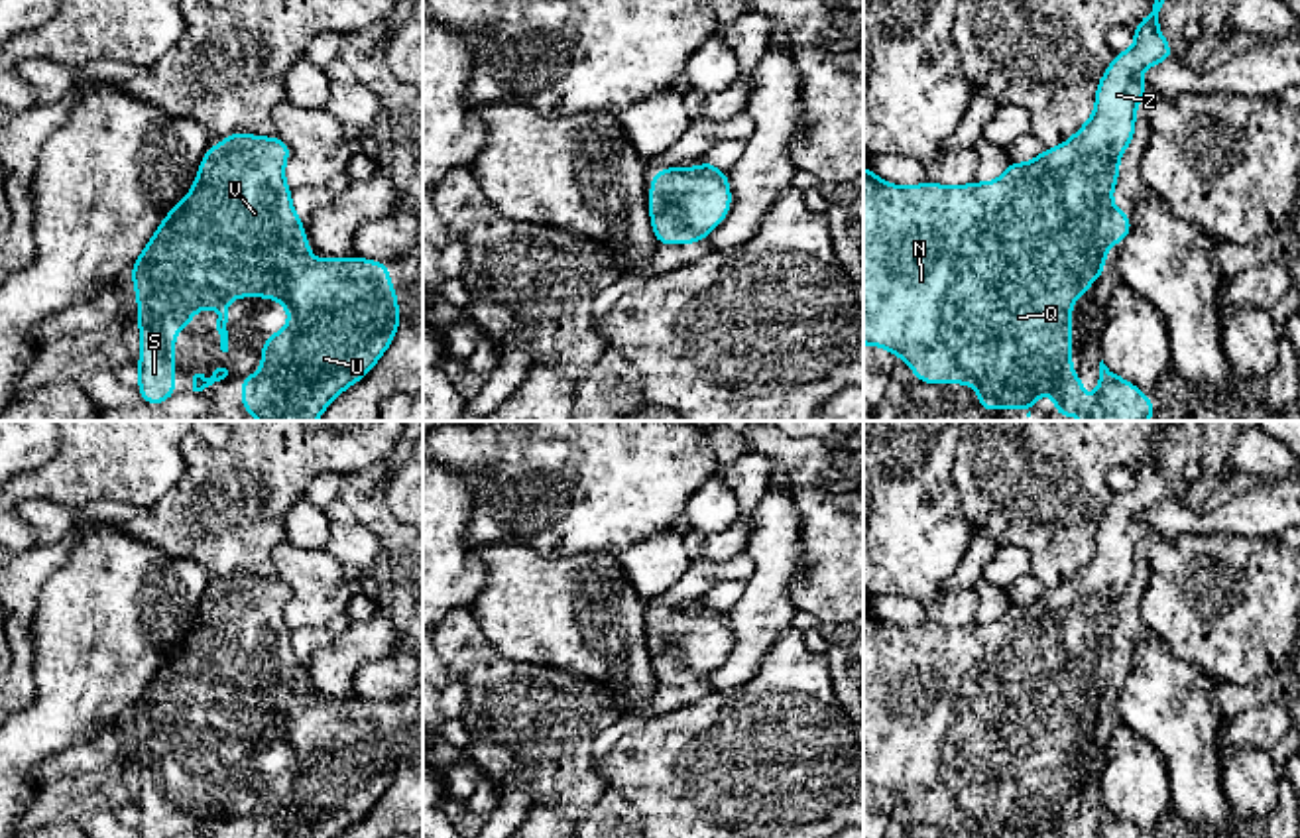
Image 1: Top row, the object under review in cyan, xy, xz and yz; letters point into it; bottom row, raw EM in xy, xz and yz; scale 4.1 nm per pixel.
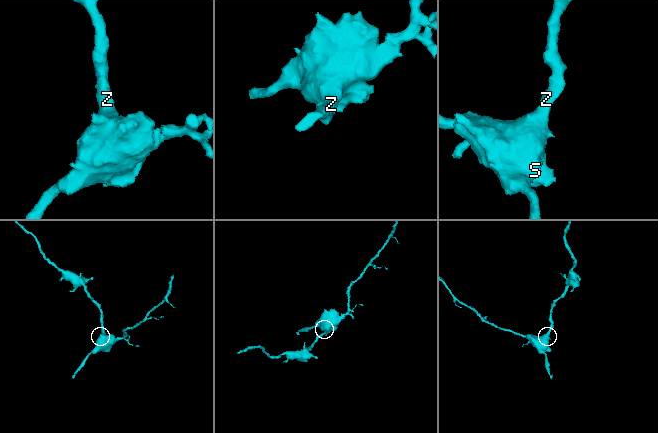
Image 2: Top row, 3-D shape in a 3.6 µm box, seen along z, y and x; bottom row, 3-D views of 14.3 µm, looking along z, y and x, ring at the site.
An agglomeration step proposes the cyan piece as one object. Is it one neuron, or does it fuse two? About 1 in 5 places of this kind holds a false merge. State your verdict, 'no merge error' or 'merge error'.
no merge error

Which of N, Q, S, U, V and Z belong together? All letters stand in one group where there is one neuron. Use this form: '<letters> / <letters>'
N Q S U V Z

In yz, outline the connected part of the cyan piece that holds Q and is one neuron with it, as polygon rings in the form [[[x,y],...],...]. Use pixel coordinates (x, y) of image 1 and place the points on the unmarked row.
[[[1156,421],[1152,450],[1133,470],[1135,486],[1115,494],[1097,523],[1092,559],[1066,582],[1029,604],[1009,604],[991,624],[942,628],[924,622],[897,628],[863,608],[863,785],[901,797],[922,824],[970,824],[977,838],[1086,838],[1072,814],[1072,740],[1101,720],[1105,694],[1131,673],[1131,657],[1117,651],[1111,633],[1119,598],[1135,576],[1137,545],[1149,535],[1139,515],[1174,498],[1158,472],[1158,452],[1176,421]]]

